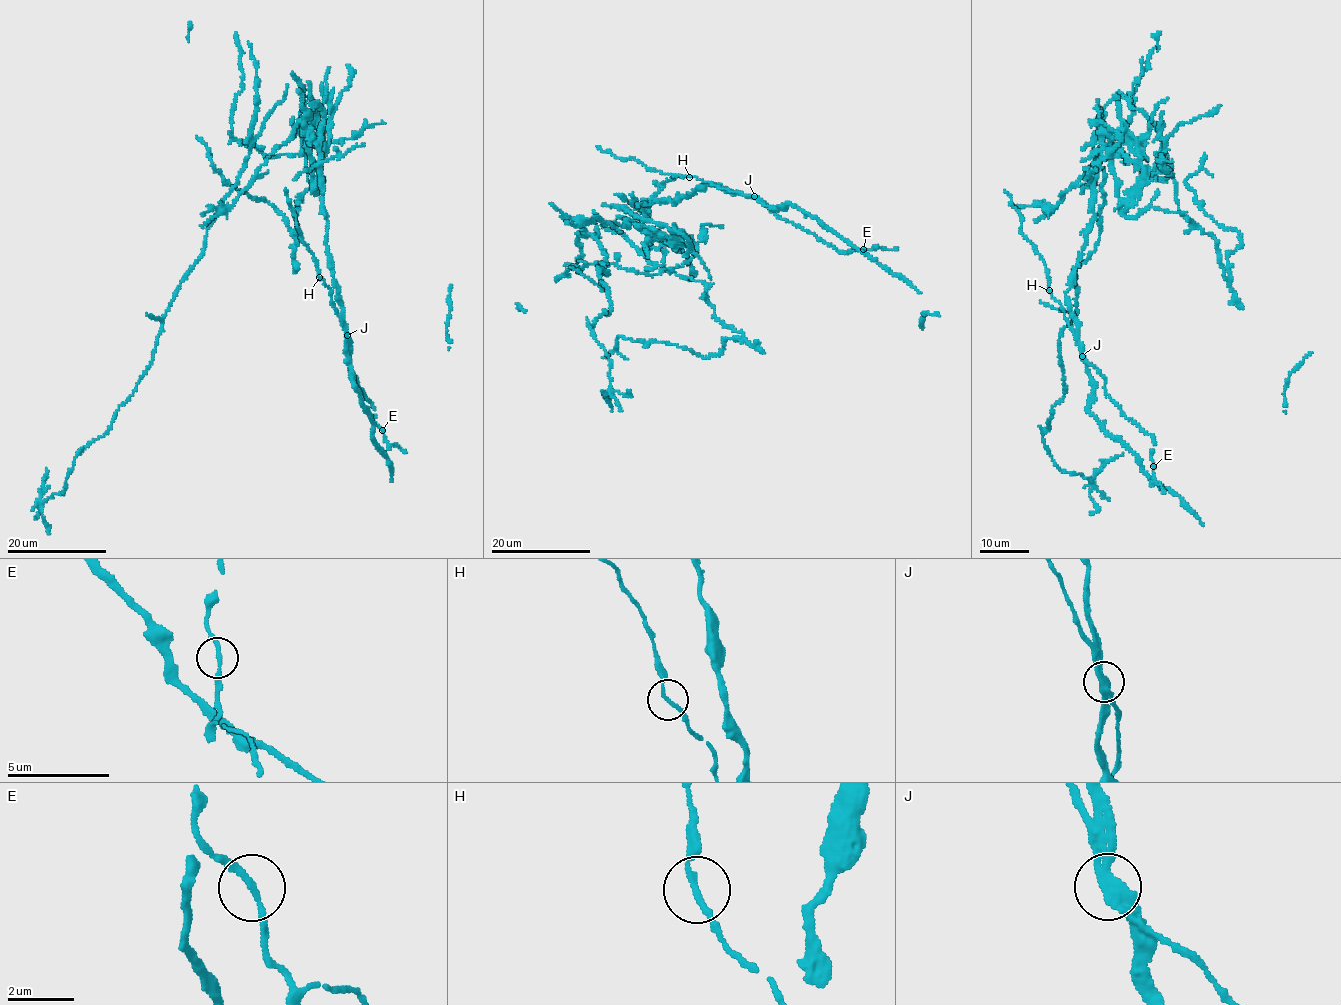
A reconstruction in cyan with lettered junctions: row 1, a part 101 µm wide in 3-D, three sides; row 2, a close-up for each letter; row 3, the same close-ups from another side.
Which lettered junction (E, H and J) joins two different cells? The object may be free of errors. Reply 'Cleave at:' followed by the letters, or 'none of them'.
Cleave at: J

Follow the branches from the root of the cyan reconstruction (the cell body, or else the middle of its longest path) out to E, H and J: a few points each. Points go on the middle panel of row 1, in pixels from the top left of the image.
E: (630, 212), (642, 218), (645, 199), (676, 204), (717, 184), (754, 196), (839, 251), (864, 249)
H: (630, 212), (642, 218), (642, 204), (645, 199), (676, 204), (708, 183), (742, 194), (688, 177)
J: (630, 212), (642, 218), (642, 204), (645, 199), (676, 204), (708, 183), (754, 197)

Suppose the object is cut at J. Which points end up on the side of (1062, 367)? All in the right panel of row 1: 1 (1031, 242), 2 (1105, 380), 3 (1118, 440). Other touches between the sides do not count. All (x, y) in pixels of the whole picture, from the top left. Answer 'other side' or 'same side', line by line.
1: other side
2: other side
3: same side

